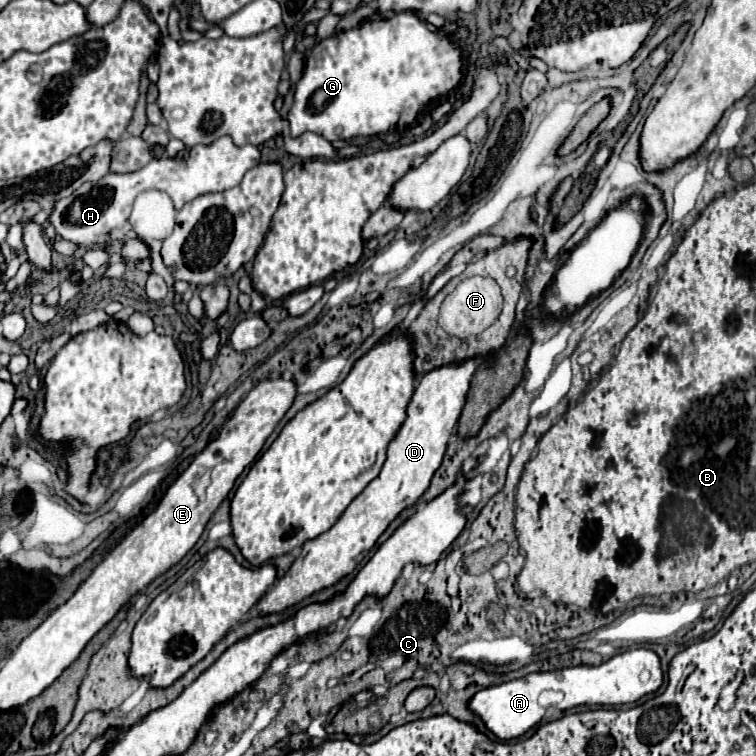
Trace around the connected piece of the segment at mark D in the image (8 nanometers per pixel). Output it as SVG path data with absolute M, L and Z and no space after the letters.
M470 359L458 365L444 365L426 373L418 381L416 391L406 407L406 419L388 445L388 459L380 475L370 481L370 485L348 505L348 509L334 523L334 527L302 547L302 555L294 559L286 575L278 579L274 587L254 605L252 615L282 613L284 609L298 605L306 597L328 589L346 575L350 575L376 545L378 537L388 529L388 525L406 507L412 507L422 497L422 493L430 485L432 475L442 465L448 439L456 431L466 391L476 373L476 363L476 359Z

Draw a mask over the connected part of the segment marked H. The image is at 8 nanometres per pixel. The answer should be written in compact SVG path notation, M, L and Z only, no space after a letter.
M220 137L208 145L194 145L190 149L188 159L152 159L146 167L134 173L108 173L96 183L86 183L78 187L70 197L56 201L54 211L50 215L52 225L56 227L58 235L62 239L74 241L80 245L80 249L88 247L100 247L106 243L108 231L124 227L124 223L130 217L134 199L148 189L158 189L170 195L176 209L182 209L184 203L196 199L198 195L212 193L212 191L224 191L234 185L238 185L244 177L244 173L260 163L260 151L256 145L244 145L238 147L230 141L230 137Z

